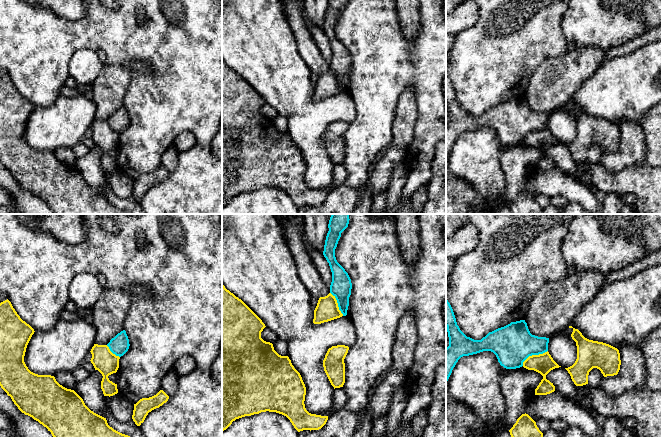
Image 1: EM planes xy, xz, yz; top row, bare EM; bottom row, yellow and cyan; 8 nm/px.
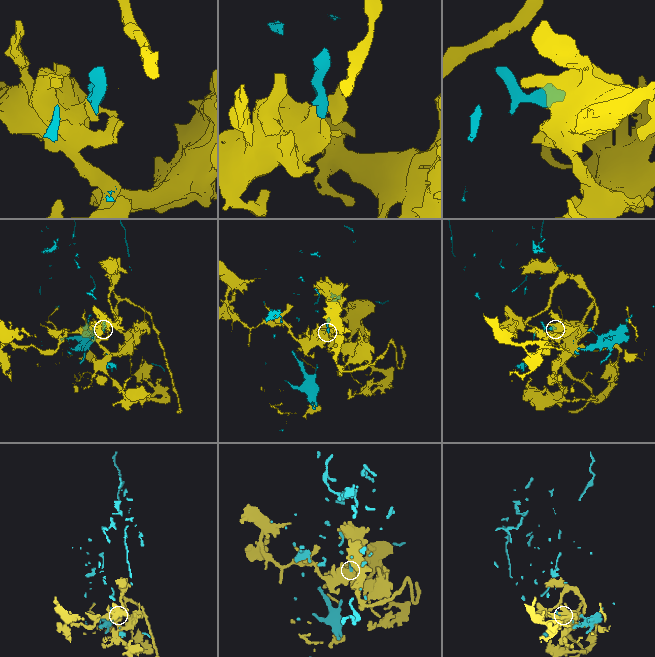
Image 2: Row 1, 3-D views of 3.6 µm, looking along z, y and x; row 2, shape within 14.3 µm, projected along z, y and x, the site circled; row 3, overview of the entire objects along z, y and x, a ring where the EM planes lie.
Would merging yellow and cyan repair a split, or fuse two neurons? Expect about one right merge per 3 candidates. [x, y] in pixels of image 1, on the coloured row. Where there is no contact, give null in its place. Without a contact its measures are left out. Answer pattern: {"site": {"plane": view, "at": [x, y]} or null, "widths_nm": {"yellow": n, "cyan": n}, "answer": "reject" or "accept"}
{"site": {"plane": "yz", "at": [533, 355]}, "widths_nm": {"yellow": 160, "cyan": 320}, "answer": "reject"}

